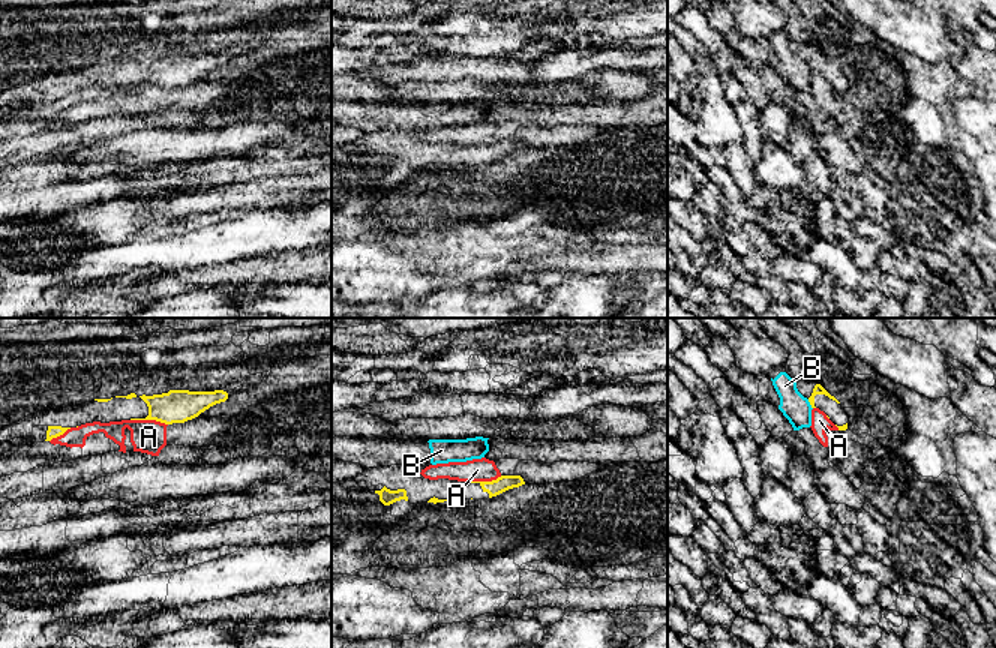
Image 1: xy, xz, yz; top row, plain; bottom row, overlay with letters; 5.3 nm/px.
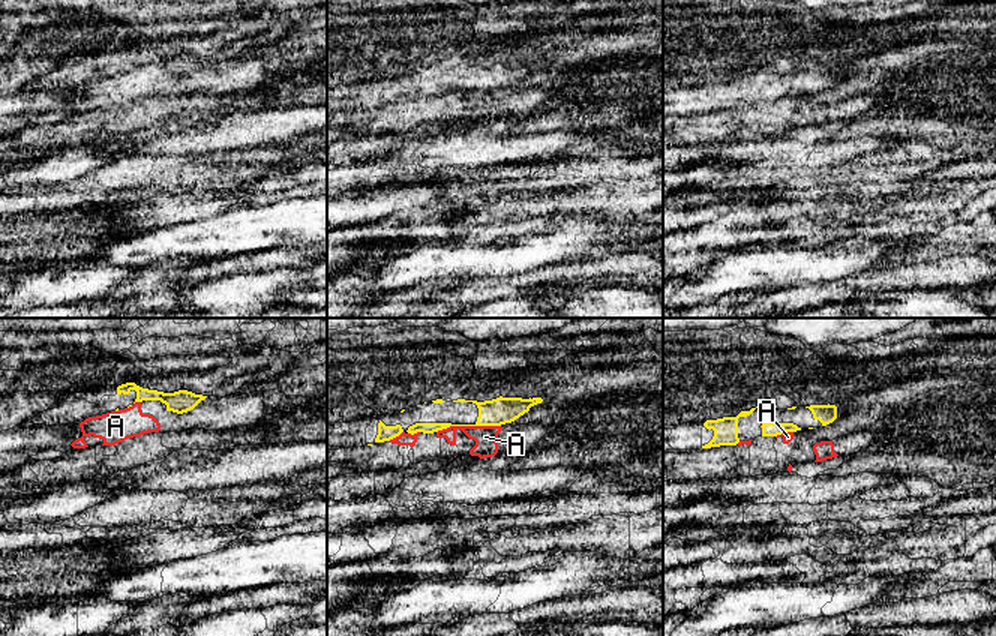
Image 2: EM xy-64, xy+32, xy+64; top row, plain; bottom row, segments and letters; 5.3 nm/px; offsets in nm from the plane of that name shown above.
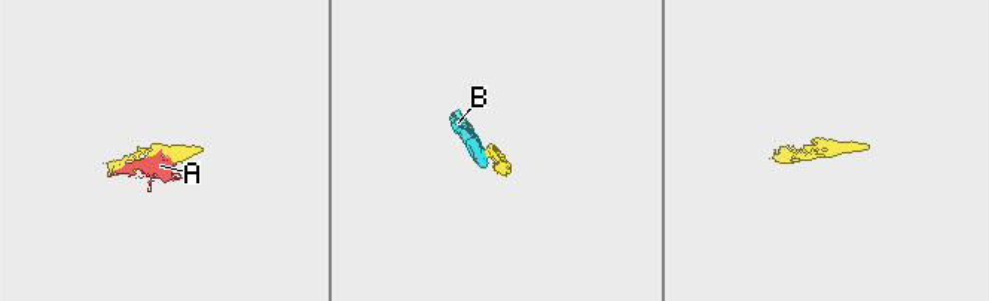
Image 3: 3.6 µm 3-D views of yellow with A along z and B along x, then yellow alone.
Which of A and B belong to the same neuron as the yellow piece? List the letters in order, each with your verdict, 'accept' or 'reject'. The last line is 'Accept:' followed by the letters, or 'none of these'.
A: reject
B: reject
Accept: none of these

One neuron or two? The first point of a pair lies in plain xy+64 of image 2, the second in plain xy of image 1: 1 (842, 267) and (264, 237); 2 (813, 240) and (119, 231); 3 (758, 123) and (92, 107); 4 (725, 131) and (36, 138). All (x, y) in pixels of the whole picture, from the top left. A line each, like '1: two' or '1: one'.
1: one
2: one
3: one
4: two

